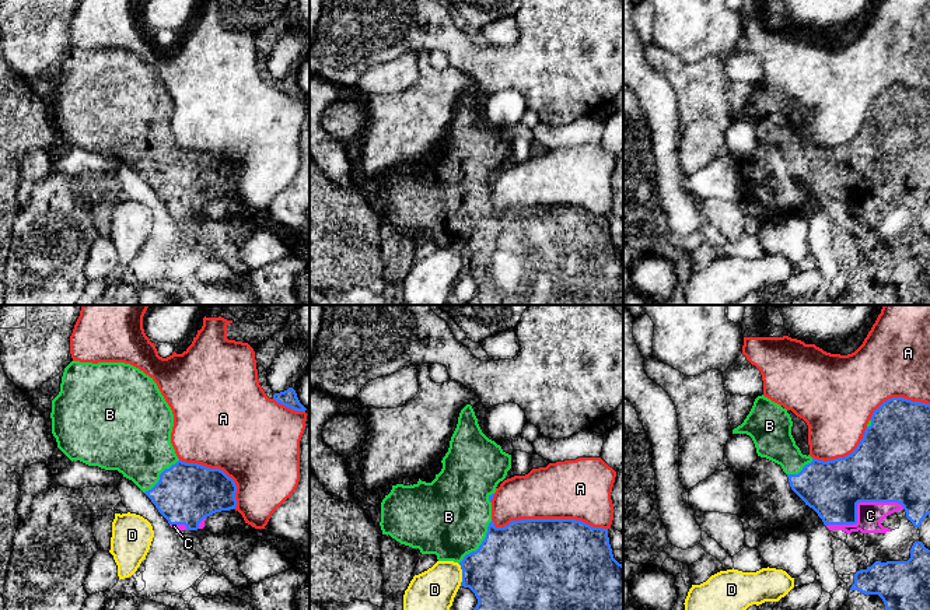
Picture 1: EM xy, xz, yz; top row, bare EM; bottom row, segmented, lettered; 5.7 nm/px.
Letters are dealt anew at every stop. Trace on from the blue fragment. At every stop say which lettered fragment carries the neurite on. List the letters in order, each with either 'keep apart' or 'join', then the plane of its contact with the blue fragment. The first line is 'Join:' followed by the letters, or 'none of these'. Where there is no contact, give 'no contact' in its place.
Join: B, C
A: keep apart; contact in xz
B: join; contact in xz
C: join; contact in yz
D: keep apart; contact in xz

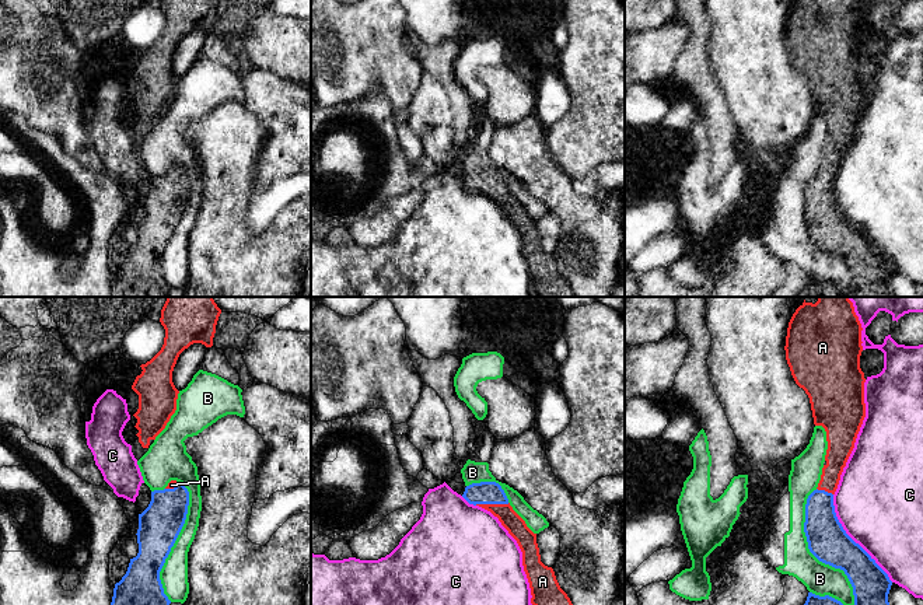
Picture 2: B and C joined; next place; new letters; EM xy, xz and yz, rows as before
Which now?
Join: A
A: join; contact in xz
B: keep apart; contact in yz
C: keep apart; contact in yz

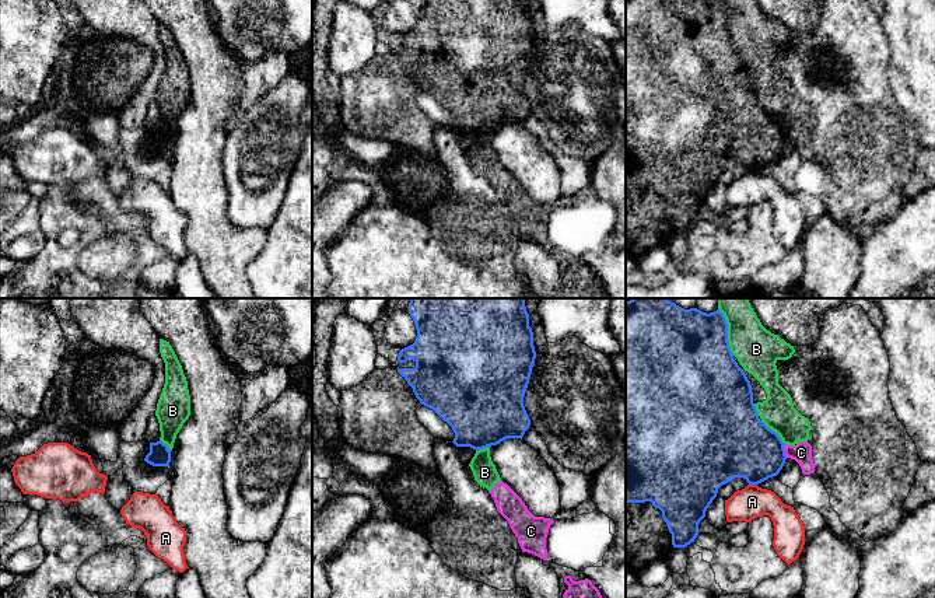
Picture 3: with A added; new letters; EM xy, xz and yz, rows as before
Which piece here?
Join: none of these
A: keep apart; contact in yz
B: keep apart; contact in yz
C: keep apart; contact in yz

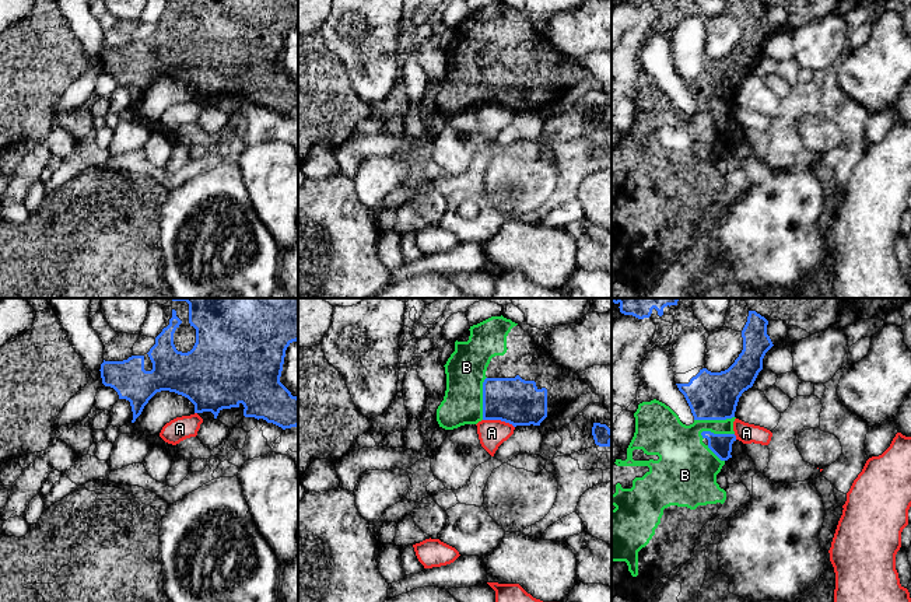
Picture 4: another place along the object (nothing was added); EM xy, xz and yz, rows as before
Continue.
Join: B
A: keep apart; contact in xz
B: join; contact in xz

